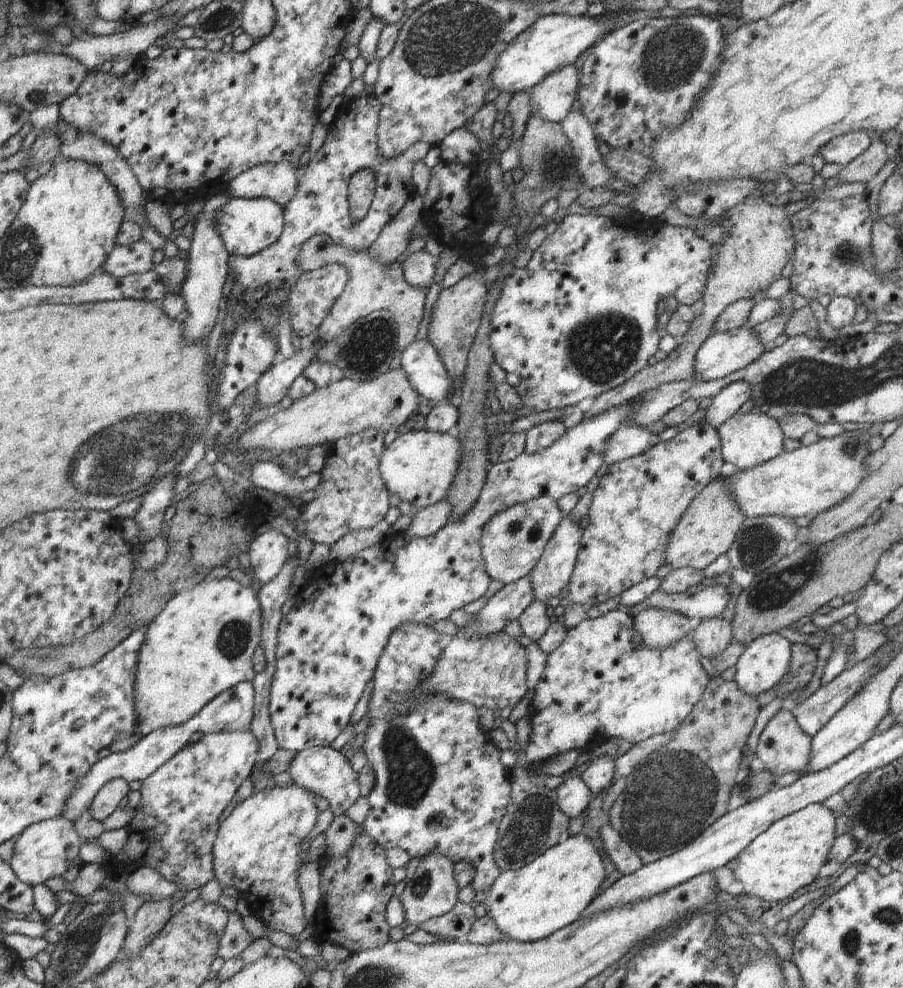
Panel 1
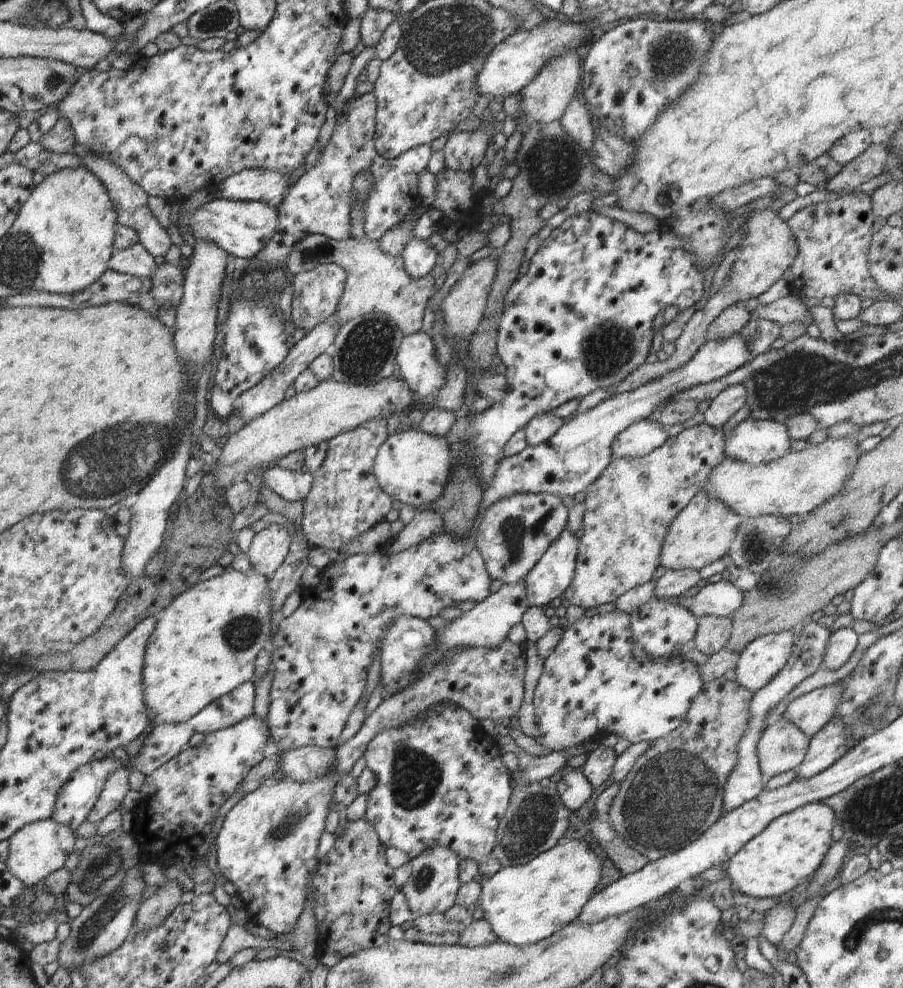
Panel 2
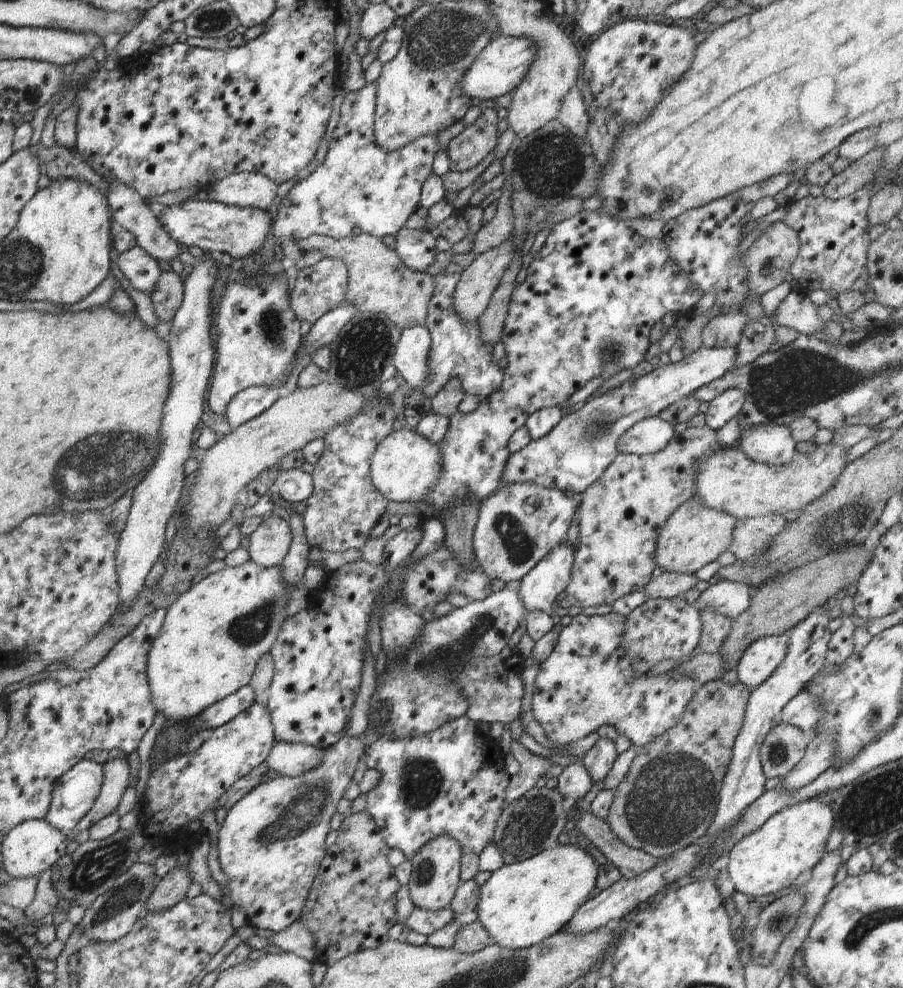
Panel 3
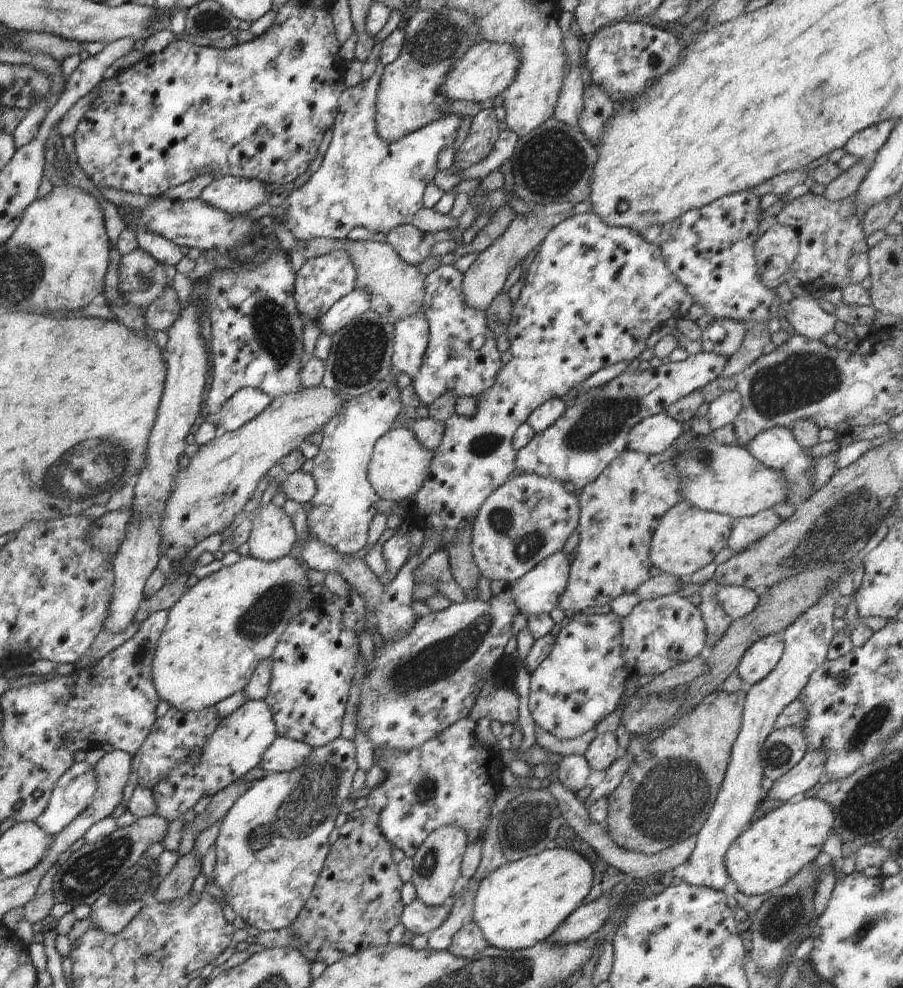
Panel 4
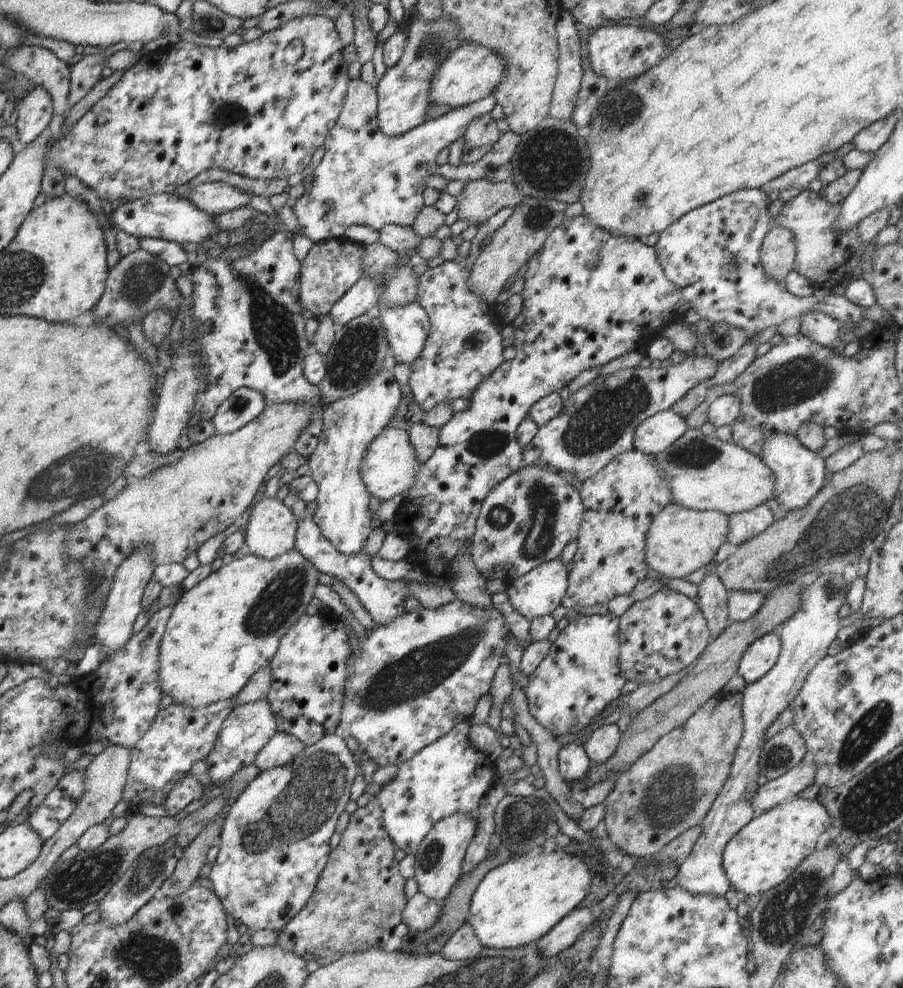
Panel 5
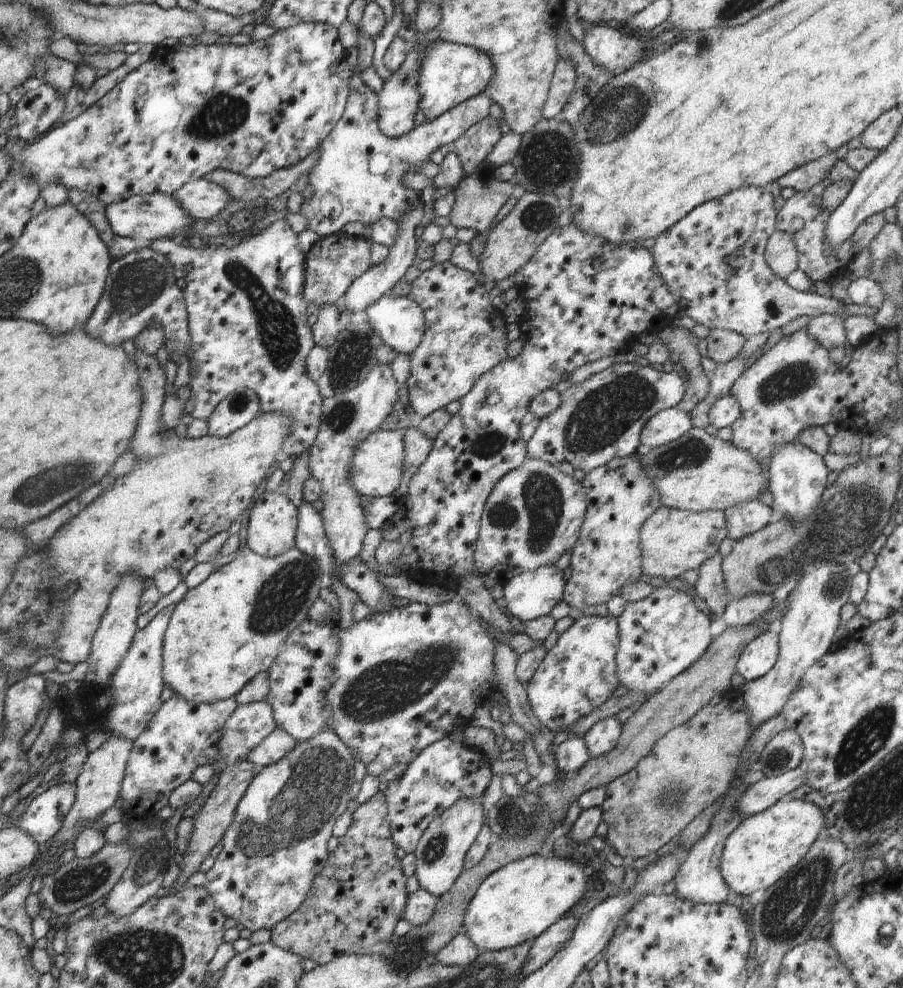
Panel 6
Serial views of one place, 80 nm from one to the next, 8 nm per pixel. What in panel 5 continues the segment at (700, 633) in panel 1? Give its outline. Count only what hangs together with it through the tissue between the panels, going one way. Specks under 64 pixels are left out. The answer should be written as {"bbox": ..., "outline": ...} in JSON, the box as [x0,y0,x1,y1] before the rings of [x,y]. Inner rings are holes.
{"bbox":[697,562,731,640],"outline":[[[712,562],[708,566],[708,574],[697,586],[697,595],[700,598],[699,609],[707,620],[712,640],[720,636],[731,623],[727,615],[728,590],[716,574],[715,568],[717,566],[718,564]]]}

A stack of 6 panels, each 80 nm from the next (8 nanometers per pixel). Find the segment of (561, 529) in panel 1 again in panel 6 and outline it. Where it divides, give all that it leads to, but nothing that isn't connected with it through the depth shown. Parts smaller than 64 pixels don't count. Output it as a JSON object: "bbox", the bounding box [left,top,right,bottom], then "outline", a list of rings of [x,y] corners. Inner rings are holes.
{"bbox":[502,565,566,623],"outline":[[[546,565],[513,576],[502,584],[503,602],[506,608],[523,623],[540,617],[547,617],[552,609],[563,600],[566,573],[562,572],[556,565]]]}

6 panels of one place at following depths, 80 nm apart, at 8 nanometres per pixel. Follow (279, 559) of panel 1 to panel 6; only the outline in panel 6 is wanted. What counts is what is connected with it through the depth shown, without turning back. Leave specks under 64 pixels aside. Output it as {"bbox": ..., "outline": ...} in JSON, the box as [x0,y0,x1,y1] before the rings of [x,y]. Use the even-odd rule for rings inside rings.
{"bbox":[247,491,299,557],"outline":[[[265,491],[255,497],[248,509],[249,525],[247,529],[247,545],[263,557],[277,557],[295,546],[295,536],[299,510],[285,497],[284,493]]]}

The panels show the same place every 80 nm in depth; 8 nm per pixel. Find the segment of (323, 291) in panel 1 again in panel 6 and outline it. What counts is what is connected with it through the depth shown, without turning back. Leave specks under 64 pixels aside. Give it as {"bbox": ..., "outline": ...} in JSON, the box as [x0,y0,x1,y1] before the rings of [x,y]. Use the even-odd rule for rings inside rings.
{"bbox":[303,230,372,312],"outline":[[[344,230],[317,239],[305,254],[305,277],[303,297],[315,312],[325,305],[335,305],[348,290],[348,287],[370,267],[372,240],[353,238]]]}

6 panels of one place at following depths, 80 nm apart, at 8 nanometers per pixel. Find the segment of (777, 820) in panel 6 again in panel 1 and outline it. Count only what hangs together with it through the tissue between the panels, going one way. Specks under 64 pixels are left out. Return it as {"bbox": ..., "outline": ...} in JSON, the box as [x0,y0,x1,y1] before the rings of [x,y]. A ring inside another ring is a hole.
{"bbox":[733,804,836,903],"outline":[[[810,804],[806,808],[794,812],[777,822],[774,822],[763,834],[754,838],[749,846],[746,846],[738,854],[738,865],[733,874],[736,880],[744,886],[744,894],[750,897],[763,899],[766,903],[780,902],[790,898],[797,890],[810,886],[819,876],[821,866],[827,863],[828,852],[832,849],[835,840],[834,828],[836,828],[835,815],[823,804]]]}

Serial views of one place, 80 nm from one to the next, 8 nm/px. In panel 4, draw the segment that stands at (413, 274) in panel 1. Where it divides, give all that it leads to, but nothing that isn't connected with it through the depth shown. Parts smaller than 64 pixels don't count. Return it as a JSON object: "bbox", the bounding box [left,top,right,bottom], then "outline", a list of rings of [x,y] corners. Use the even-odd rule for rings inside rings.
{"bbox":[386,224,435,268],"outline":[[[412,224],[393,228],[387,234],[386,240],[398,253],[402,262],[415,268],[430,258],[435,243],[434,234],[422,232]]]}

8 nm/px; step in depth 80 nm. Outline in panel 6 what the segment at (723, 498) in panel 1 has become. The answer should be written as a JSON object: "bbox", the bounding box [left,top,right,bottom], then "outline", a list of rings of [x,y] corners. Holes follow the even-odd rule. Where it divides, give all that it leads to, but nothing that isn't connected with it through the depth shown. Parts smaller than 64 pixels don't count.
{"bbox":[640,505,726,579],"outline":[[[662,505],[640,529],[643,574],[678,579],[682,573],[698,569],[718,553],[718,546],[726,536],[726,528],[724,513],[719,510],[694,512]]]}

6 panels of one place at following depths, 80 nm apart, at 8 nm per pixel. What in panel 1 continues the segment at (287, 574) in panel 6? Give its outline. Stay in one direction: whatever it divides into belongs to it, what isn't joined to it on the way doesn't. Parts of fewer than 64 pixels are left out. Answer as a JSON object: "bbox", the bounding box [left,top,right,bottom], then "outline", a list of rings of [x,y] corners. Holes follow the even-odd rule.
{"bbox":[133,577,261,737],"outline":[[[210,577],[199,582],[190,590],[180,591],[159,611],[158,616],[147,626],[145,642],[138,651],[138,664],[133,686],[135,714],[138,716],[138,729],[136,729],[133,734],[142,734],[142,736],[145,737],[147,734],[157,731],[158,729],[184,724],[193,716],[196,716],[208,702],[216,698],[221,692],[236,686],[239,682],[252,681],[254,678],[254,669],[252,670],[253,657],[254,654],[261,649],[261,606],[258,600],[258,592],[254,591],[251,587],[252,584],[246,587],[230,577],[226,577],[222,580]]]}

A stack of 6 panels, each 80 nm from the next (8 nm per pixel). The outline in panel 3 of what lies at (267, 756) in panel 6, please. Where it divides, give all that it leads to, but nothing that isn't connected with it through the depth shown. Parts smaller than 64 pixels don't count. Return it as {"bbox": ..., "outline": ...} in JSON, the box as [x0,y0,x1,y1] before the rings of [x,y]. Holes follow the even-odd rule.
{"bbox":[264,742,323,777],"outline":[[[275,742],[264,762],[268,770],[284,777],[298,777],[322,763],[323,750],[306,744]]]}

